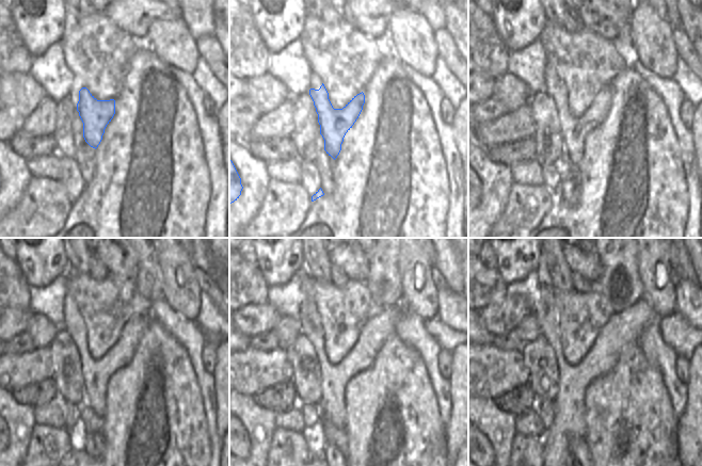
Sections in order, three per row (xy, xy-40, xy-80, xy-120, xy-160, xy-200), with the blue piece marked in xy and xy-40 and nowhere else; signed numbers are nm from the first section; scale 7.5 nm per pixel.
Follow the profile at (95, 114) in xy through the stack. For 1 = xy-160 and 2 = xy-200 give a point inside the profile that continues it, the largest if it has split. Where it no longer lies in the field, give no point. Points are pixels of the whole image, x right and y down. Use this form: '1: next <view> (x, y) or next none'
1: next xy-160 (332, 404)
2: next xy-200 (625, 327)

